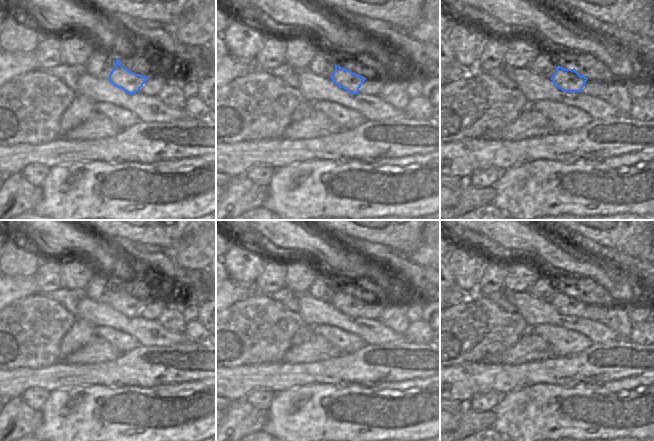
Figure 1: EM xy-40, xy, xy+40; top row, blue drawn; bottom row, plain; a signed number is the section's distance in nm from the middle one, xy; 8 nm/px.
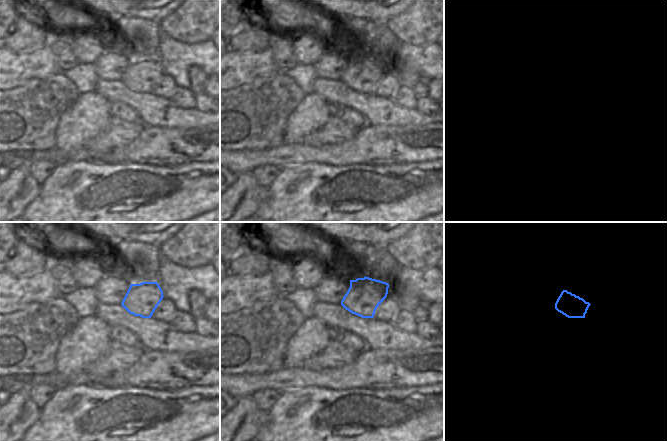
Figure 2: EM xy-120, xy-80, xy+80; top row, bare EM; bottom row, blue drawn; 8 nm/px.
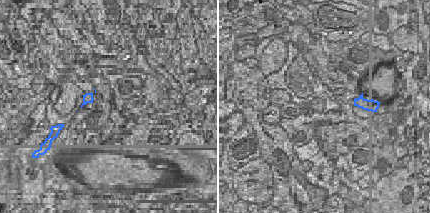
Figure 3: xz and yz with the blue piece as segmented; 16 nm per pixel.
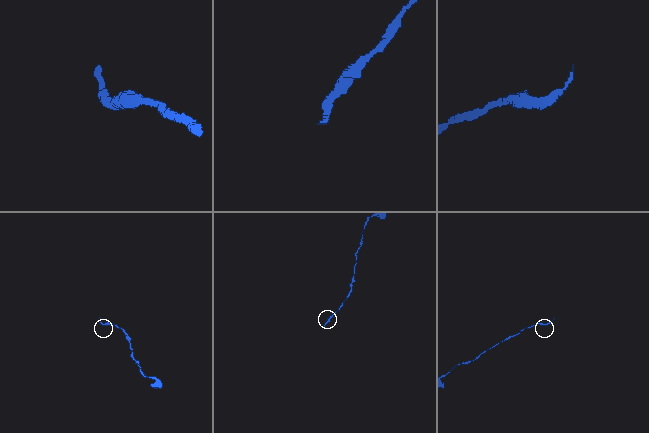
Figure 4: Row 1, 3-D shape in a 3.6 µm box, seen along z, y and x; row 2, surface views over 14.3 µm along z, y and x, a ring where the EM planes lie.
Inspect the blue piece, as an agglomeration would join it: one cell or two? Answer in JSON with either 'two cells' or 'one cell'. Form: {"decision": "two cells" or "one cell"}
{"decision": "two cells"}

